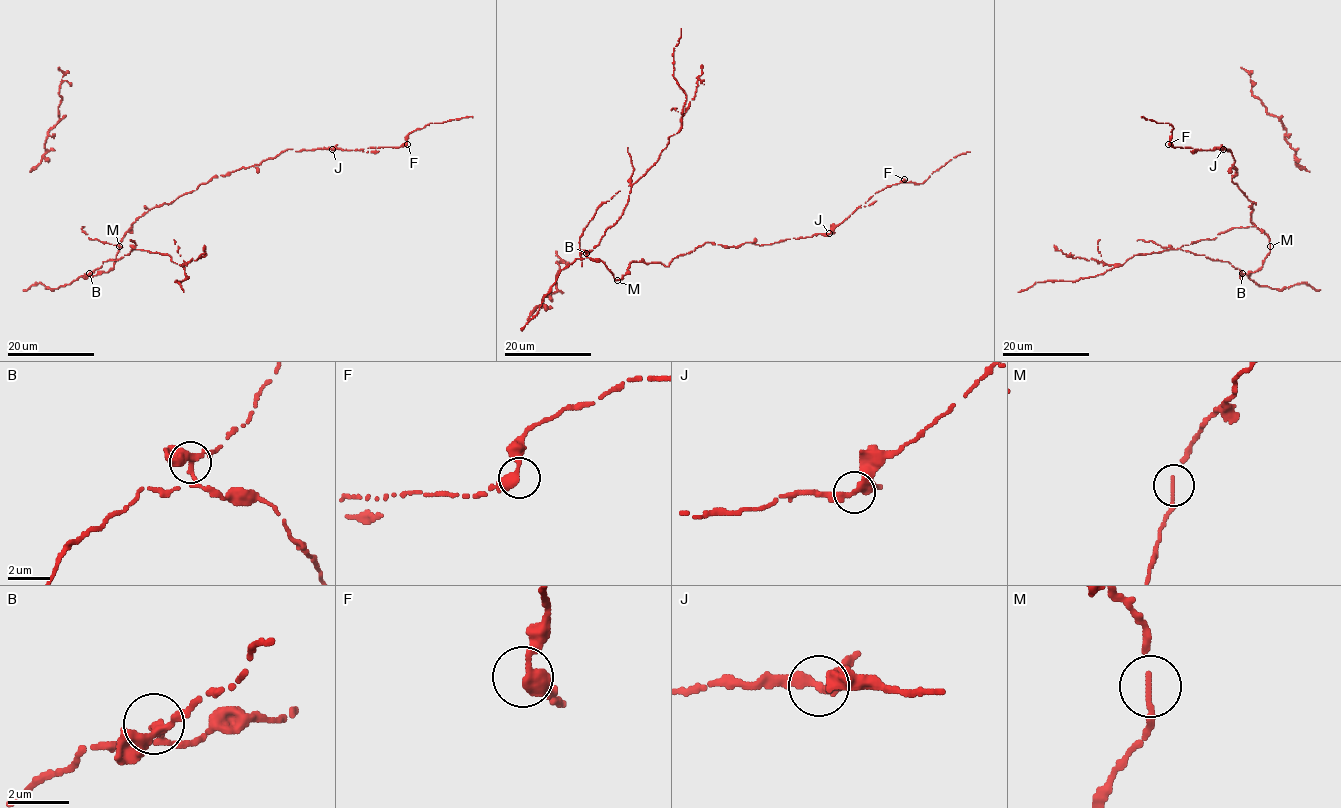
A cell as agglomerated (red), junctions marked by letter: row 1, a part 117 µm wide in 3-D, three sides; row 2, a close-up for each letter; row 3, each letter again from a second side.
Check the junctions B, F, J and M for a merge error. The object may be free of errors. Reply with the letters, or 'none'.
B

